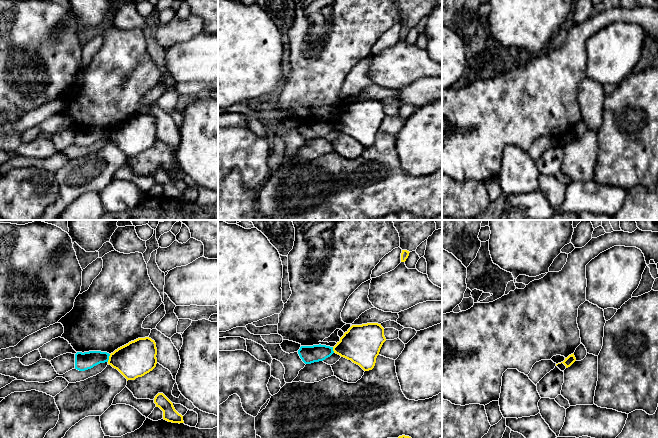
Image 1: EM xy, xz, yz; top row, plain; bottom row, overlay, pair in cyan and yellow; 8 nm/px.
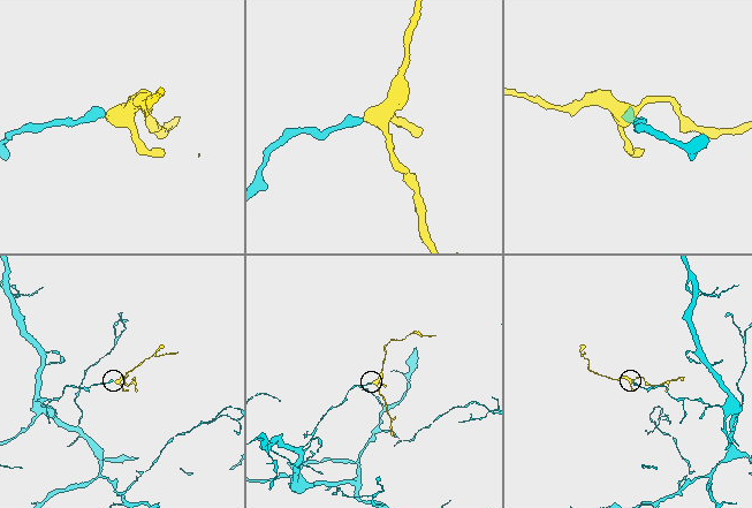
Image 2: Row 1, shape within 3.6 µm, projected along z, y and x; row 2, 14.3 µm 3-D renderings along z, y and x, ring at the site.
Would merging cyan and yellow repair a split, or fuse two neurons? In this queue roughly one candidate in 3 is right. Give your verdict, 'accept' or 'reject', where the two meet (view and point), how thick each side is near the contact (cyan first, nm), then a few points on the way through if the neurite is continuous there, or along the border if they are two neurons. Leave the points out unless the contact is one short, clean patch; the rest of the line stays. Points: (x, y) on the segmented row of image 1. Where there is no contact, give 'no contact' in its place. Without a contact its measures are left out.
reject | xy (108, 358) | 140/280 nm | along xy (110, 354), (107, 361)

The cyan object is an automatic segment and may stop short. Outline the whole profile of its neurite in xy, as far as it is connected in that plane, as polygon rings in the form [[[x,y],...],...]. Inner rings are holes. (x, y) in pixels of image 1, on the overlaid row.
[[[101,351],[77,352],[75,354],[75,369],[85,371],[94,366],[108,362],[110,354]]]

